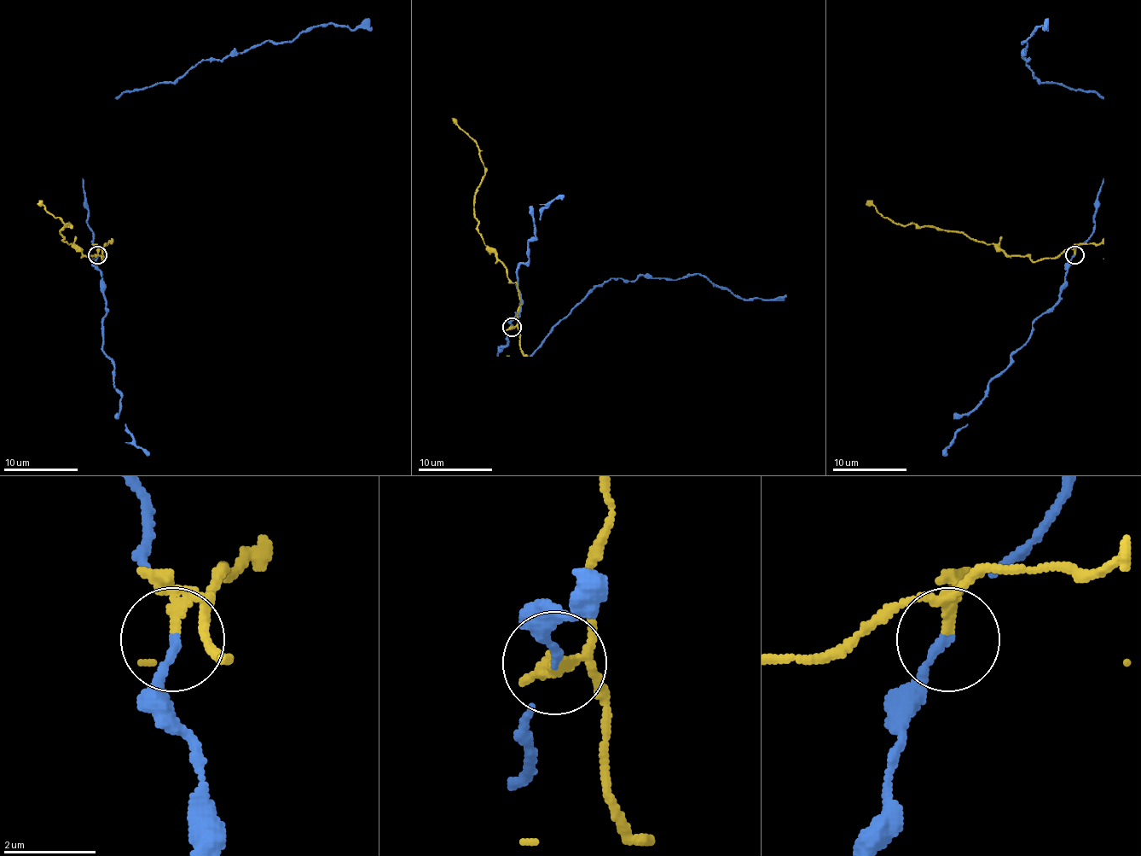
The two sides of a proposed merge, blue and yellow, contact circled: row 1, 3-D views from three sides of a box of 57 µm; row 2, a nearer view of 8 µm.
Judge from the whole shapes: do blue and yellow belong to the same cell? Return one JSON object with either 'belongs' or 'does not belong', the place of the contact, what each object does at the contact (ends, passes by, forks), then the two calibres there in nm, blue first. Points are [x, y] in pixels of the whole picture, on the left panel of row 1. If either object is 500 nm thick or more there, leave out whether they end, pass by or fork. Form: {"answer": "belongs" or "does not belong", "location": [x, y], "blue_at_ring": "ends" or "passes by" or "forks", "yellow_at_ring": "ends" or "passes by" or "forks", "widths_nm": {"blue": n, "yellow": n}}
{"answer": "does not belong", "location": [97, 255], "blue_at_ring": "ends", "yellow_at_ring": "forks", "widths_nm": {"blue": 190, "yellow": 110}}

